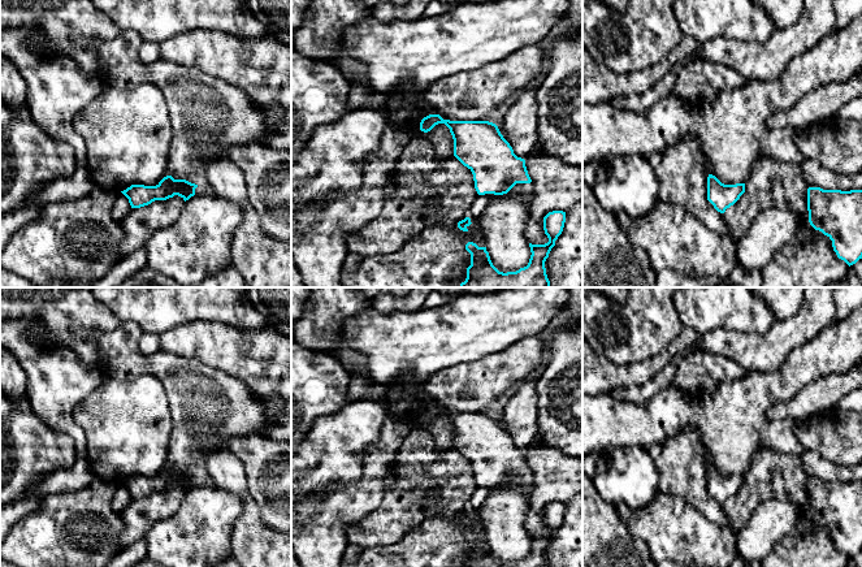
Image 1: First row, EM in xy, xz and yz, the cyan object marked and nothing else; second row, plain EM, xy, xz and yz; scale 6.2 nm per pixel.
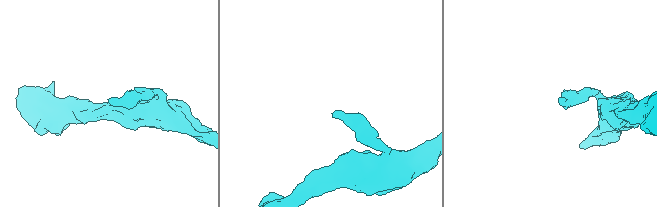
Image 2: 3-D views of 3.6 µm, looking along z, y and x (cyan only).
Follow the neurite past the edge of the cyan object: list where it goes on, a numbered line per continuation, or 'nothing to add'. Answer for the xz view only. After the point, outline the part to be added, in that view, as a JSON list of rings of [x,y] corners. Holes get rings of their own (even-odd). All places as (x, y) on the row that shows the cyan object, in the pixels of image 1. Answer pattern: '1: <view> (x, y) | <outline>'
1: xz (525, 190) | [[[530,182],[530,183],[516,183],[515,186],[520,191],[521,200],[529,208],[530,202],[533,199],[533,182]]]

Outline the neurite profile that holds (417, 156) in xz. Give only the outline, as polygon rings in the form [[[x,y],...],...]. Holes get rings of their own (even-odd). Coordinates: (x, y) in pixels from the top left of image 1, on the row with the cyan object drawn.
[[[413,137],[384,195],[381,213],[348,235],[348,252],[361,257],[394,252],[424,229],[468,217],[478,194],[471,169],[455,156],[438,160],[430,142]]]

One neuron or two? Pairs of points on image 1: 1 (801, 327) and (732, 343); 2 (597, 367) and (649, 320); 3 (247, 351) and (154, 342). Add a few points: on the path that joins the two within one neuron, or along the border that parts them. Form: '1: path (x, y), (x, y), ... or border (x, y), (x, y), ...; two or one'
1: path (784, 336), (776, 343), (749, 343); one
2: border (596, 351), (619, 364), (637, 363); two
3: border (157, 334), (160, 349); two

